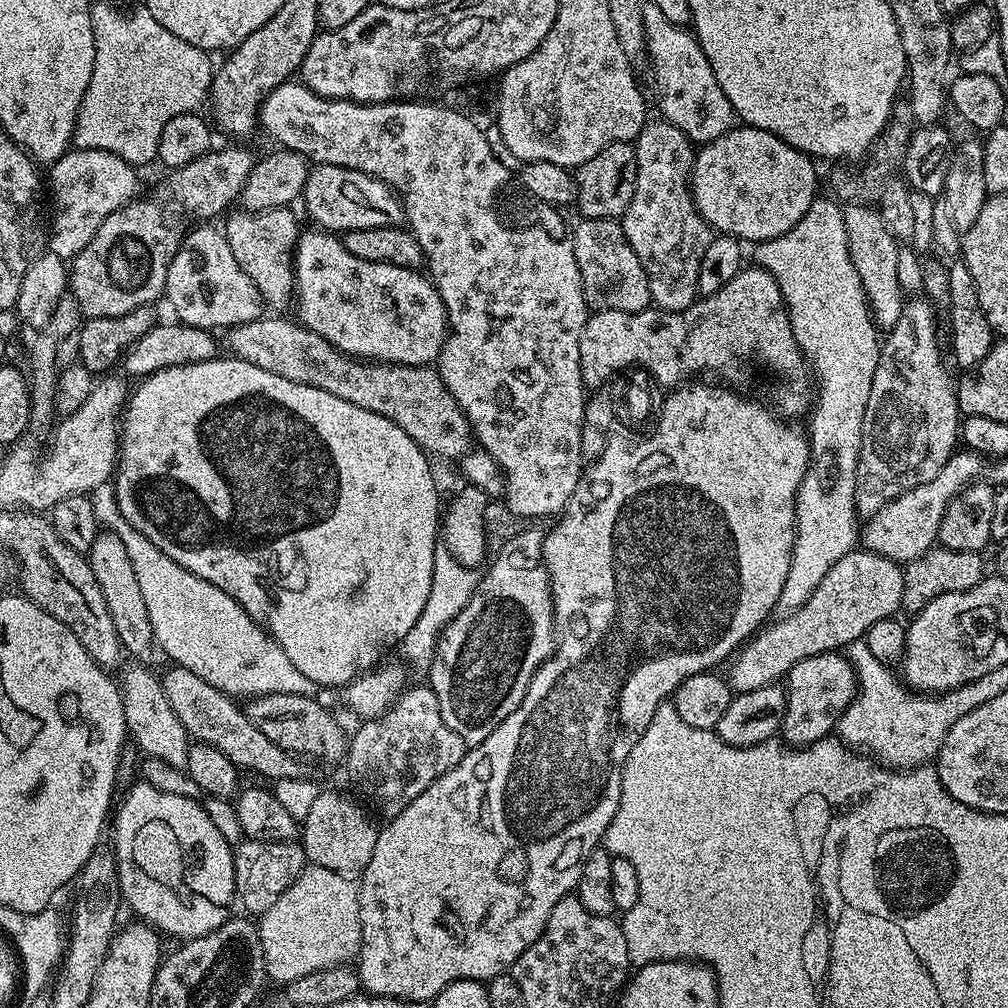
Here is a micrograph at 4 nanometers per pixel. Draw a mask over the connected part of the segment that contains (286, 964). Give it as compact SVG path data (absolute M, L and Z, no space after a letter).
M307 865L278 900L259 917L260 941L264 951L264 970L269 981L291 982L321 972L327 968L344 966L360 950L360 895L357 885L345 875L325 867Z

